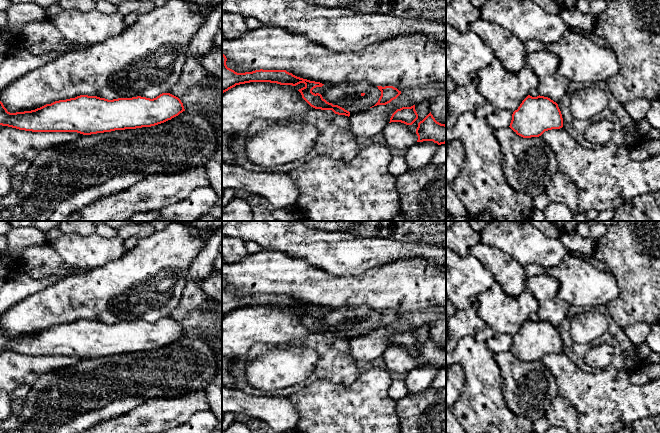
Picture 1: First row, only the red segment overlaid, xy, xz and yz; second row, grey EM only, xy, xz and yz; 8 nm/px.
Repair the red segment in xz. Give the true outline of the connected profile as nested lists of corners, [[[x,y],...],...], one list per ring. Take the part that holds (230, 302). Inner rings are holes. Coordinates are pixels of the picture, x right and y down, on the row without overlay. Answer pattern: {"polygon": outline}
{"polygon": [[[222,278],[222,317],[235,311],[236,309],[250,306],[270,306],[280,309],[296,310],[304,307],[305,310],[298,315],[302,322],[313,332],[321,334],[332,334],[335,338],[350,340],[350,336],[344,332],[327,326],[321,318],[313,317],[316,311],[322,311],[320,306],[310,305],[293,299],[286,294],[255,294],[252,296],[237,297],[226,289],[227,282]]]}

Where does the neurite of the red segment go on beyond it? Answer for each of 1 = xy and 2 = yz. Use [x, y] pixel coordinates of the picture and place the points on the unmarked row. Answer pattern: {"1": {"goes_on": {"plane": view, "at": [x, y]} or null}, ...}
{"1": {"goes_on": null}, "2": {"goes_on": null}}

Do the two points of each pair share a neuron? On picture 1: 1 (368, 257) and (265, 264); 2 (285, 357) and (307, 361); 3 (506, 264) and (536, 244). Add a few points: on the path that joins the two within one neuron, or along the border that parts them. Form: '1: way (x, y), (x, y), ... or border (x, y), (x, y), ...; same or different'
1: border (284, 252), (327, 272); different
2: way (290, 361), (302, 361); same
3: border (494, 246), (512, 256), (523, 267); different

